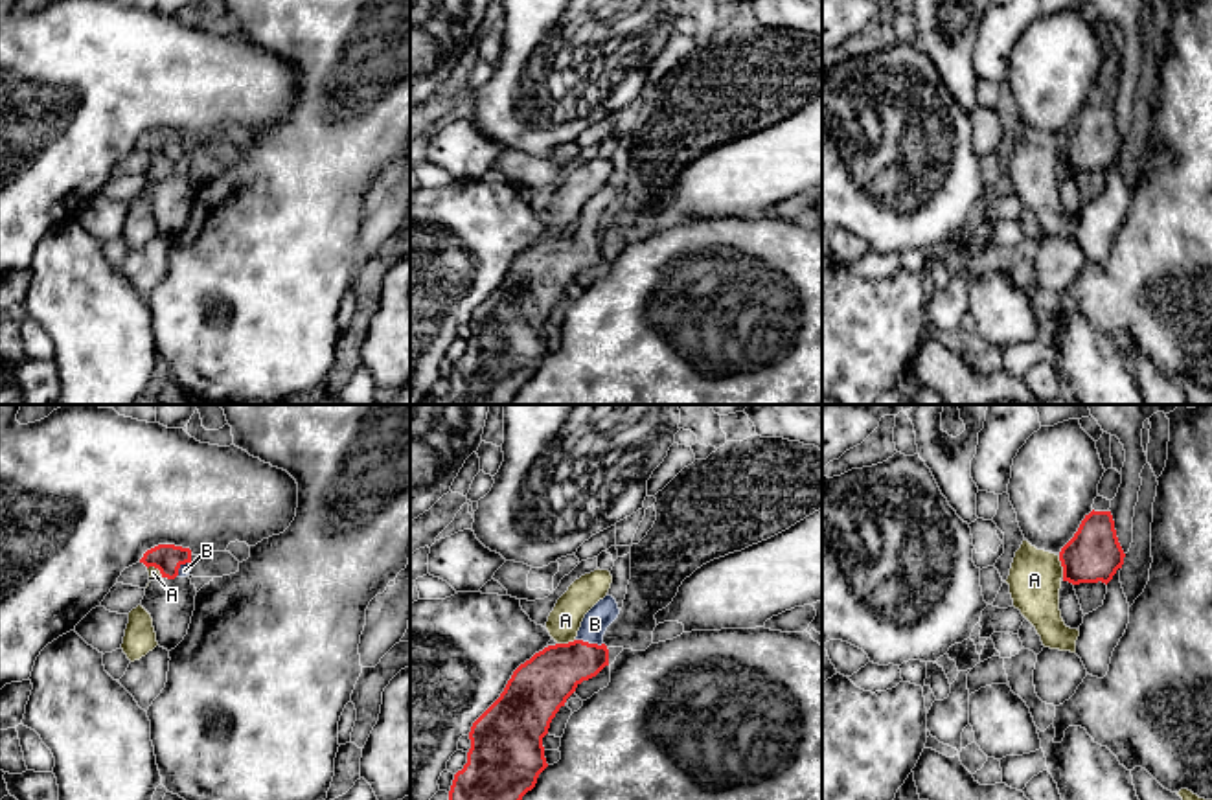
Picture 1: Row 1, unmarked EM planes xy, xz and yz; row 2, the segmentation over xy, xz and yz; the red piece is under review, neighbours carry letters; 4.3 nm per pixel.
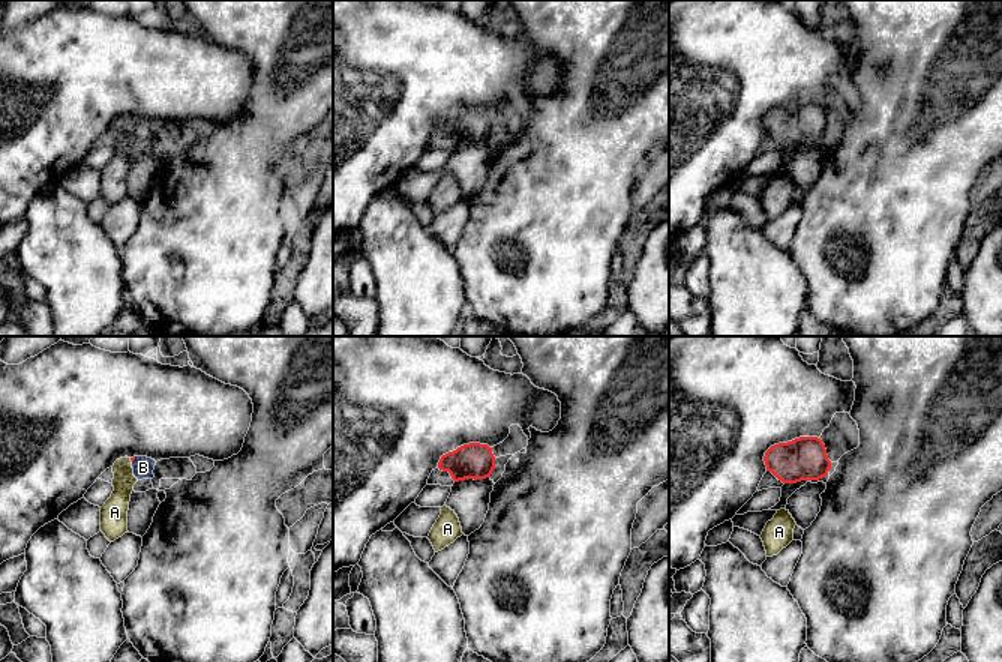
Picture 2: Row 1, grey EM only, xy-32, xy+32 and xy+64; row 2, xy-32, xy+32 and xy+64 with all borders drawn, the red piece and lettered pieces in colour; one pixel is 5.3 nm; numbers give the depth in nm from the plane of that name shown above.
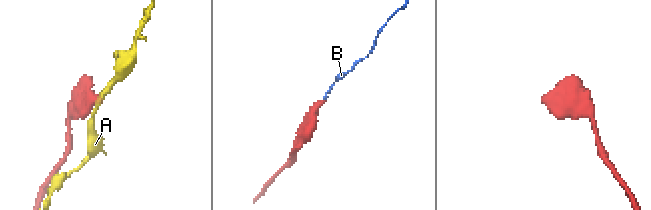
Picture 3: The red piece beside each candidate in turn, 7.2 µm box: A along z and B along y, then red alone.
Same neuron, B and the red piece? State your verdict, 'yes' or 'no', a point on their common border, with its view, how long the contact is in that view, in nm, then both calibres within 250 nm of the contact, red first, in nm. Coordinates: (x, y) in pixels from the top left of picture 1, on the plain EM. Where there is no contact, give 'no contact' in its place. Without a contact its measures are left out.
yes; meets red in xz at (587, 230); contact 120 nm long; 240 nm thick on the red side, 120 nm on the other

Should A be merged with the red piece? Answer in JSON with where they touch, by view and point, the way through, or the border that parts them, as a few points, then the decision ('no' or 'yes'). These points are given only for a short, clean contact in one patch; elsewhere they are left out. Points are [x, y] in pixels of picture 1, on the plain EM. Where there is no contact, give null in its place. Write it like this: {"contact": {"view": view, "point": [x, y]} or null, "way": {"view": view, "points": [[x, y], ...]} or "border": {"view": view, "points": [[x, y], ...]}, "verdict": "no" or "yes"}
{"contact": {"view": "yz", "point": [1063, 155]}, "border": {"view": "yz", "points": [[1058, 144], [1063, 164]]}, "verdict": "no"}

